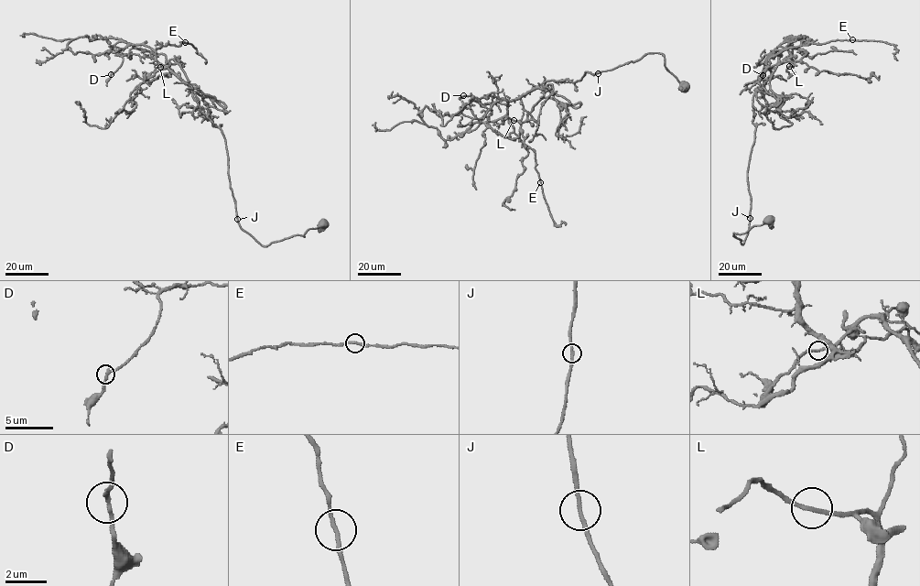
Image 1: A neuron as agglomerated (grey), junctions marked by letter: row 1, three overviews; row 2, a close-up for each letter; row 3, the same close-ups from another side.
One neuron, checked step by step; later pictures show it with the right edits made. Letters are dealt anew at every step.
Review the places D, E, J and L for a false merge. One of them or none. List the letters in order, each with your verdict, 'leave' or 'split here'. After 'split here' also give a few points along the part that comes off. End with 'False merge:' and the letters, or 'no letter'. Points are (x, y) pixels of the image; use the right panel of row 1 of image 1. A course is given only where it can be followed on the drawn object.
D: leave
E: leave
J: leave
L: leave
False merge: no letter

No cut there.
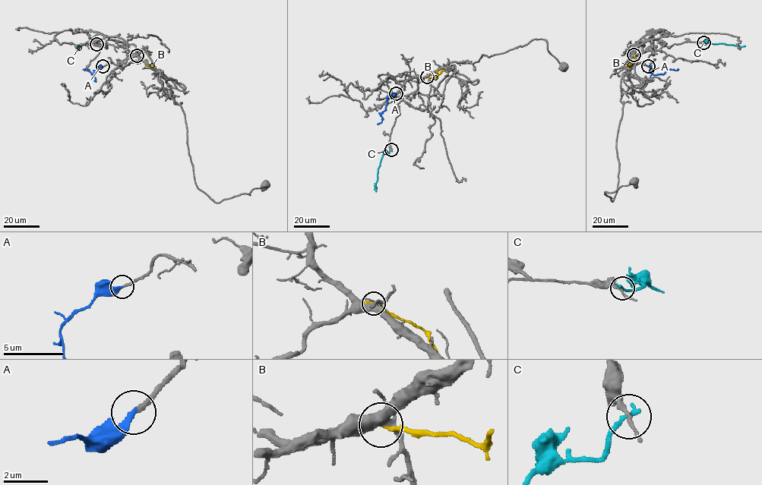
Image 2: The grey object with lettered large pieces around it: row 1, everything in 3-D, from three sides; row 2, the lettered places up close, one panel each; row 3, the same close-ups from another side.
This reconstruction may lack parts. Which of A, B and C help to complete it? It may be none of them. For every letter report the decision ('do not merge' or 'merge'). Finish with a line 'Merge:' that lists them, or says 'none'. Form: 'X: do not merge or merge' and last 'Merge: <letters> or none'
A: merge
B: do not merge
C: do not merge
Merge: A

